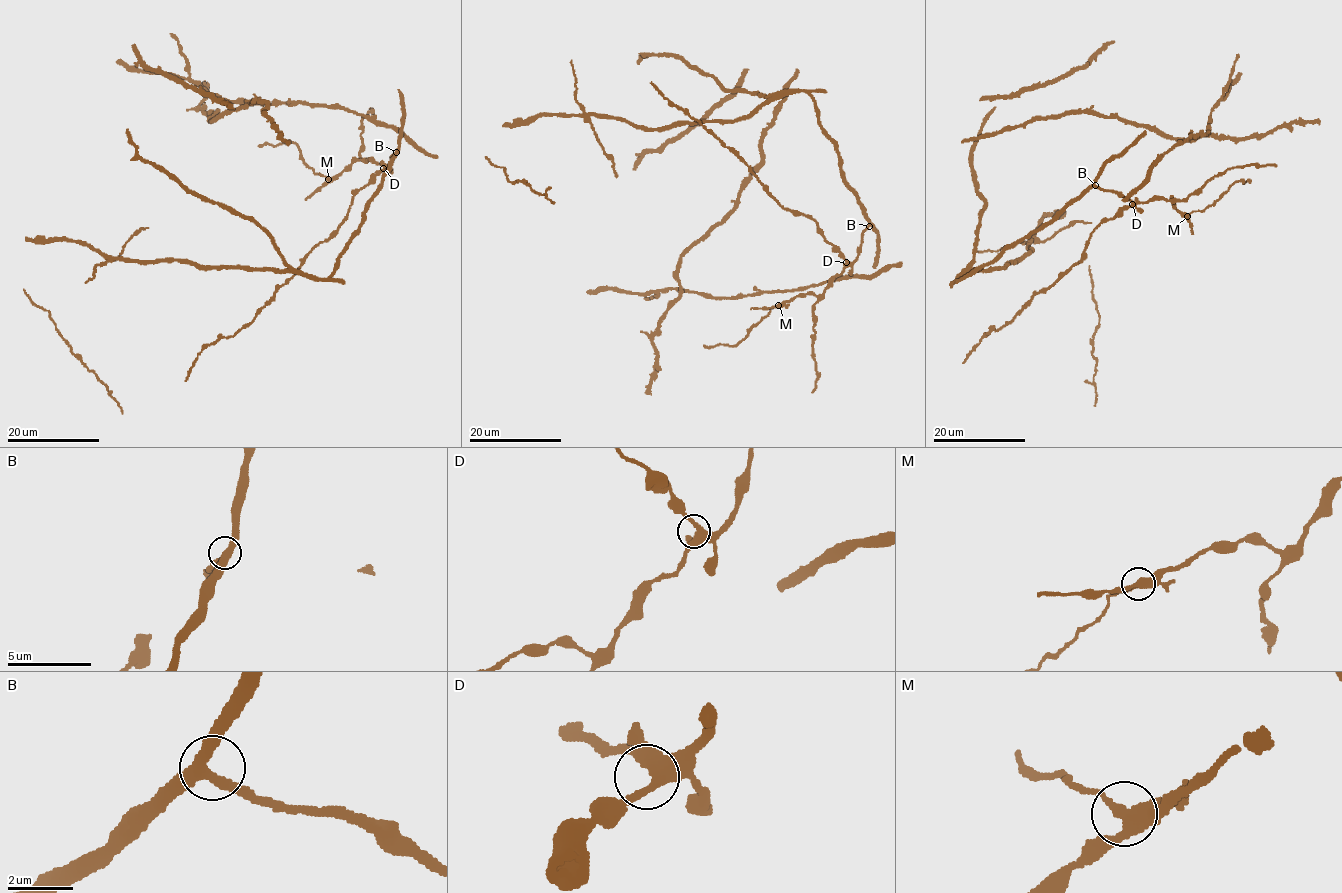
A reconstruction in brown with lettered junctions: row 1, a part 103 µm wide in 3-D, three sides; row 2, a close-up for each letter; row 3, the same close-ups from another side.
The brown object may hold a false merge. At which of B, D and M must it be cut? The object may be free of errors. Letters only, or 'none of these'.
M

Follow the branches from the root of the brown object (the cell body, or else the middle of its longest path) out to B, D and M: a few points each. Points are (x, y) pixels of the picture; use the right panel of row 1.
B: (1071, 200), (1080, 198), (1095, 185)
D: (1071, 200), (1076, 201), (1096, 186), (1121, 194), (1132, 204)
M: (1071, 200), (1076, 201), (1096, 186), (1121, 194), (1134, 203), (1173, 198), (1175, 208), (1187, 216)

